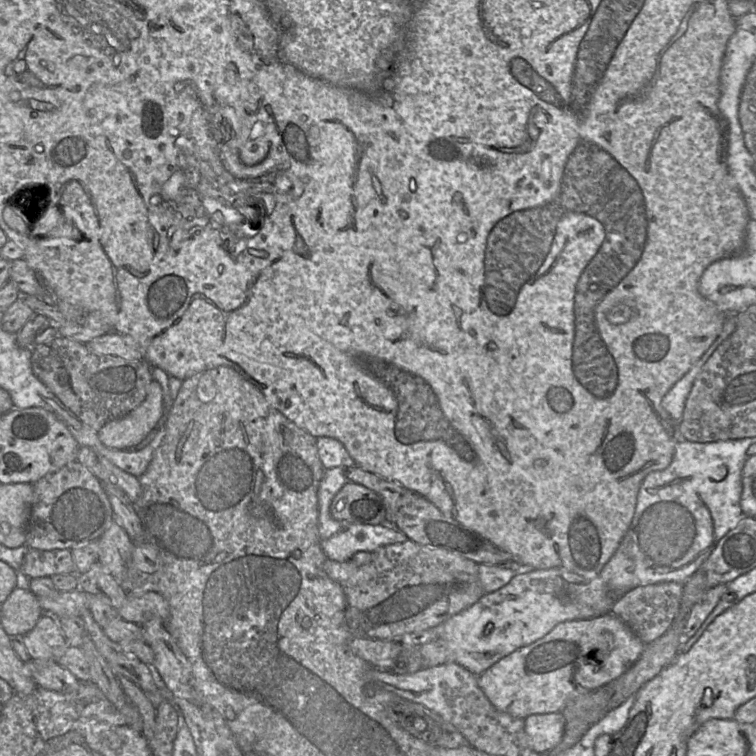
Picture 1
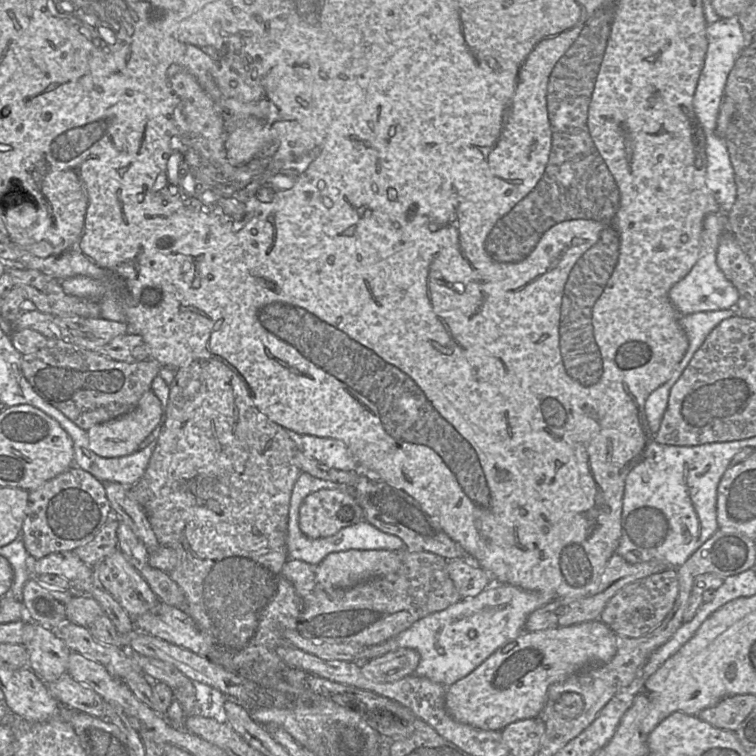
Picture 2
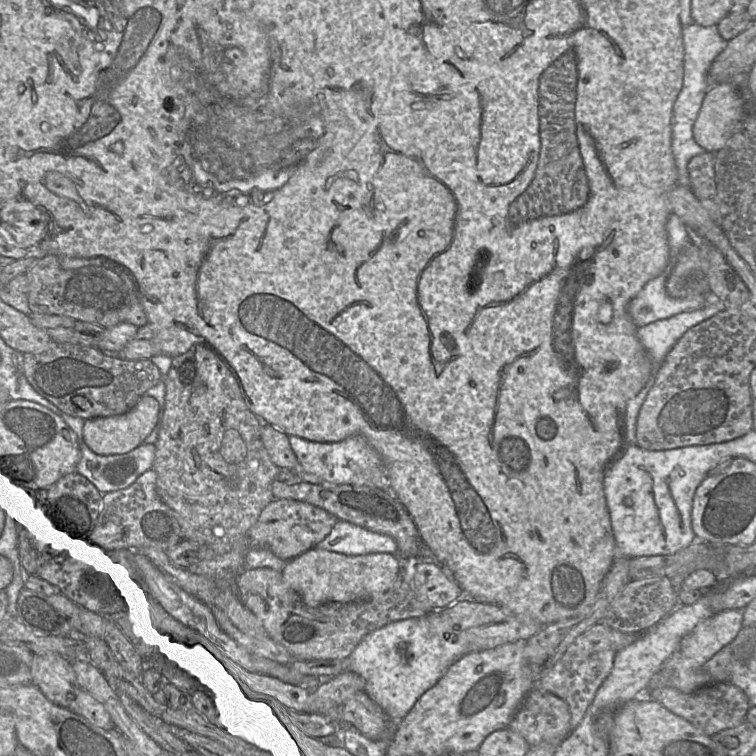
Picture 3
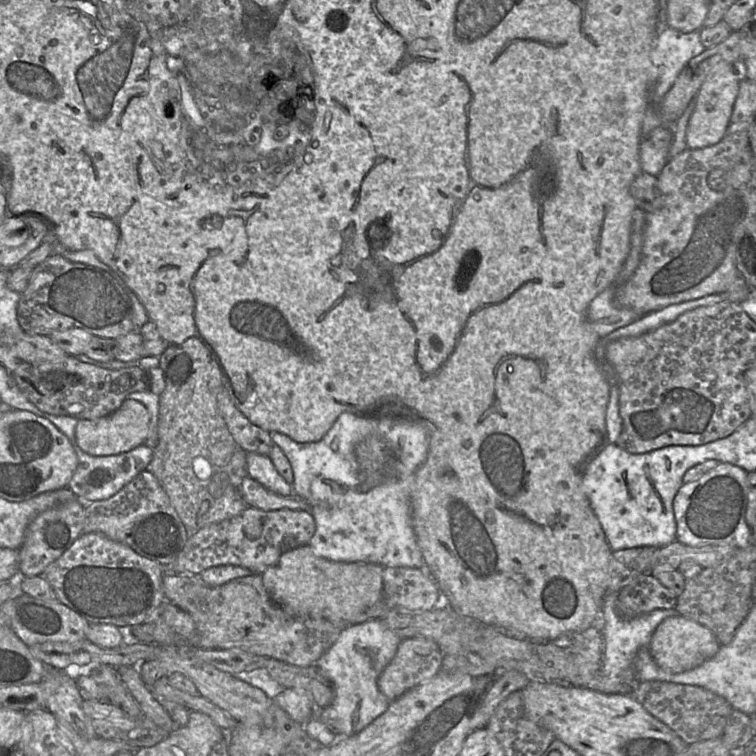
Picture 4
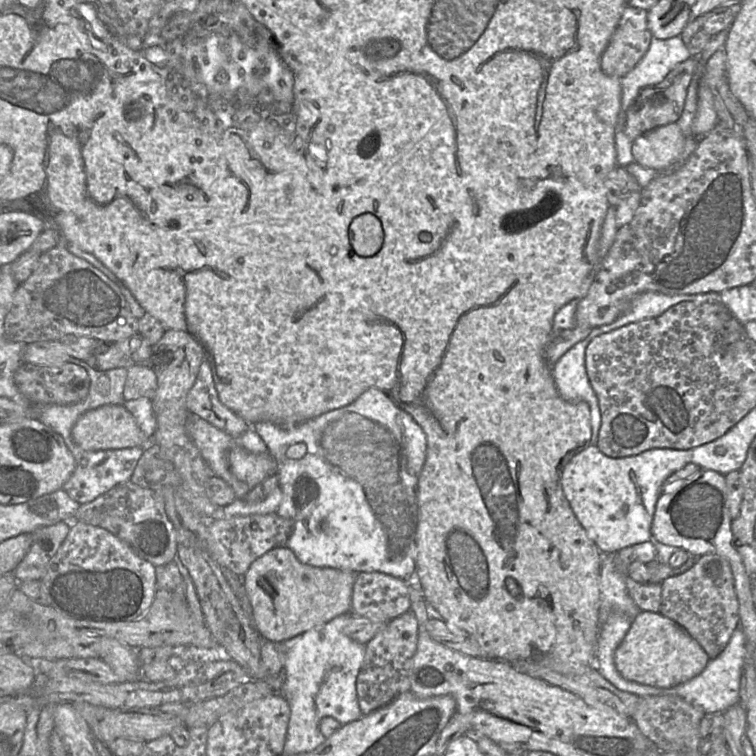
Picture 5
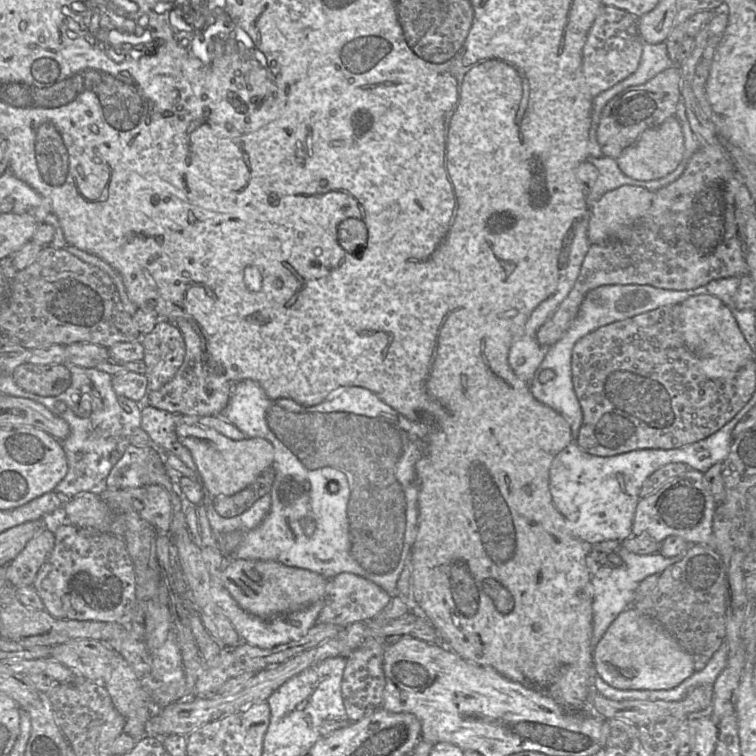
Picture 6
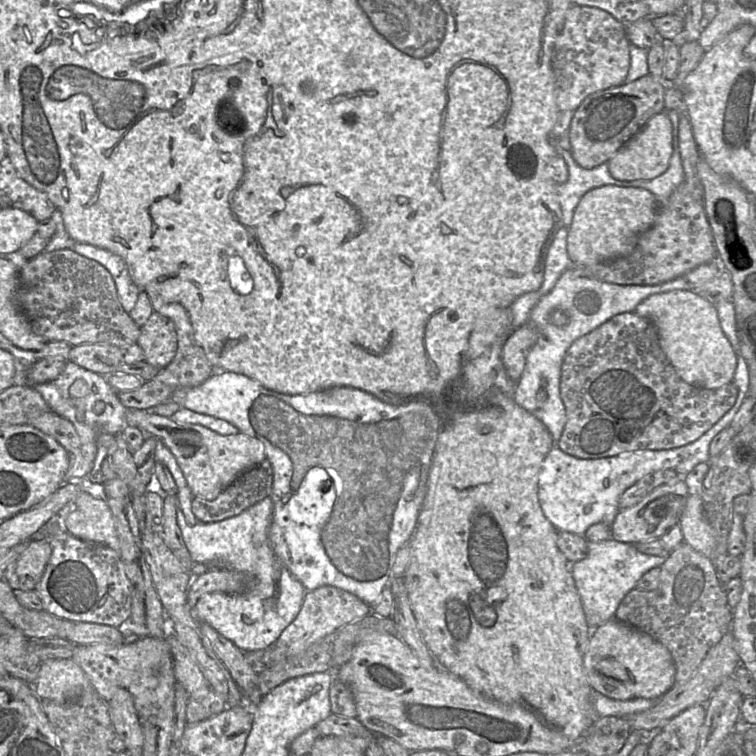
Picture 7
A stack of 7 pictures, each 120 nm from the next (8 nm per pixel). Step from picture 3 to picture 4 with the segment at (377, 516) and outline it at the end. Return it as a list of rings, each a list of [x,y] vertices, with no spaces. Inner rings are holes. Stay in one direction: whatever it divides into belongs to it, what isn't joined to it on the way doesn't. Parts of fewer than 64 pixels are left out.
[[[246,477],[242,481],[241,493],[248,507],[266,511],[283,508],[310,511],[310,504],[300,496],[277,494],[250,477]]]

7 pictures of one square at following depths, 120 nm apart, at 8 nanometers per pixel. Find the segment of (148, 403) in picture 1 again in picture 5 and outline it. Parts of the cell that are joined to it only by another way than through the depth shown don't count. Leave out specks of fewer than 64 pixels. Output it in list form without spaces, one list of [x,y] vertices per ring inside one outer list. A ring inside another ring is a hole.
[[[107,404],[82,414],[72,428],[72,438],[86,451],[147,447],[134,416],[121,405]]]

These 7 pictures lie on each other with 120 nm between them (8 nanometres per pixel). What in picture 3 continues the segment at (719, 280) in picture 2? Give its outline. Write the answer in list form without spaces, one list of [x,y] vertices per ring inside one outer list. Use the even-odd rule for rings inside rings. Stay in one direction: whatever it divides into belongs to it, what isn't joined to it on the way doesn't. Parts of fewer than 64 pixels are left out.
[[[663,272],[649,280],[629,302],[629,315],[638,327],[683,311],[702,308],[719,299],[712,293],[686,298],[671,297],[665,288],[666,277],[667,272]]]

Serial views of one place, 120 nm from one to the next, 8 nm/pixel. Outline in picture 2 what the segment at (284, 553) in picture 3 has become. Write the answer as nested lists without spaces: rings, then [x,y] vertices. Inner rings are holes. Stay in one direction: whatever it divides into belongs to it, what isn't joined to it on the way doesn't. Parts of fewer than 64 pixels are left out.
[[[338,488],[311,492],[299,508],[299,528],[310,539],[332,536],[360,522],[366,522],[362,507],[351,494]]]

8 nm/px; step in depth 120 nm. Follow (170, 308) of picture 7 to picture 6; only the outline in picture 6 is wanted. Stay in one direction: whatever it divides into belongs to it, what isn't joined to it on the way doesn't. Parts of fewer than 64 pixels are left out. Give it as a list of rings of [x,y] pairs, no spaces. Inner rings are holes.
[[[178,320],[175,325],[181,331],[184,338],[186,346],[184,361],[172,380],[156,391],[149,391],[144,404],[174,414],[195,417],[221,416],[230,398],[228,398],[225,404],[222,400],[214,399],[213,397],[211,372],[208,372],[205,368],[200,335],[186,320]]]

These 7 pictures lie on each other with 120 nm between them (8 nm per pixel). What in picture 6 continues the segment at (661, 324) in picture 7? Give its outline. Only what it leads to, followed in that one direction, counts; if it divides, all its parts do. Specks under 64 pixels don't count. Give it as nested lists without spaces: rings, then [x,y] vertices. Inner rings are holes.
[[[698,294],[687,298],[678,307],[685,344],[707,377],[730,376],[753,359],[753,350],[739,329],[732,309],[721,300],[708,294]]]

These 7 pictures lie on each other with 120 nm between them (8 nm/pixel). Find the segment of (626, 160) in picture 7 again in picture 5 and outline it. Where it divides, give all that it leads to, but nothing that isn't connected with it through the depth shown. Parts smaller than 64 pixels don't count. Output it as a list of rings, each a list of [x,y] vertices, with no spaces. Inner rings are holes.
[[[677,122],[649,130],[632,142],[634,161],[642,167],[661,170],[674,163],[682,154],[684,136]]]

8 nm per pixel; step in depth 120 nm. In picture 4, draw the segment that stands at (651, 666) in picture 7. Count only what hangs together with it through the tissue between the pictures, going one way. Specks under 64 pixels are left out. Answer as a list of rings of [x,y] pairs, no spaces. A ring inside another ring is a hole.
[[[676,615],[665,618],[657,626],[646,648],[658,667],[670,673],[681,673],[693,669],[715,656],[720,646],[710,629]]]

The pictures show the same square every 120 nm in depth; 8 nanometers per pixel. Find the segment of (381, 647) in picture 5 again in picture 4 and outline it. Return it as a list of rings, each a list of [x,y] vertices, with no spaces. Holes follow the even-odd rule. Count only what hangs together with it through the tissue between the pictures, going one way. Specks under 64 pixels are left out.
[[[417,636],[402,639],[394,658],[378,678],[377,684],[380,693],[388,701],[394,701],[403,696],[412,688],[436,676],[440,671],[444,655],[440,646],[430,639]]]

